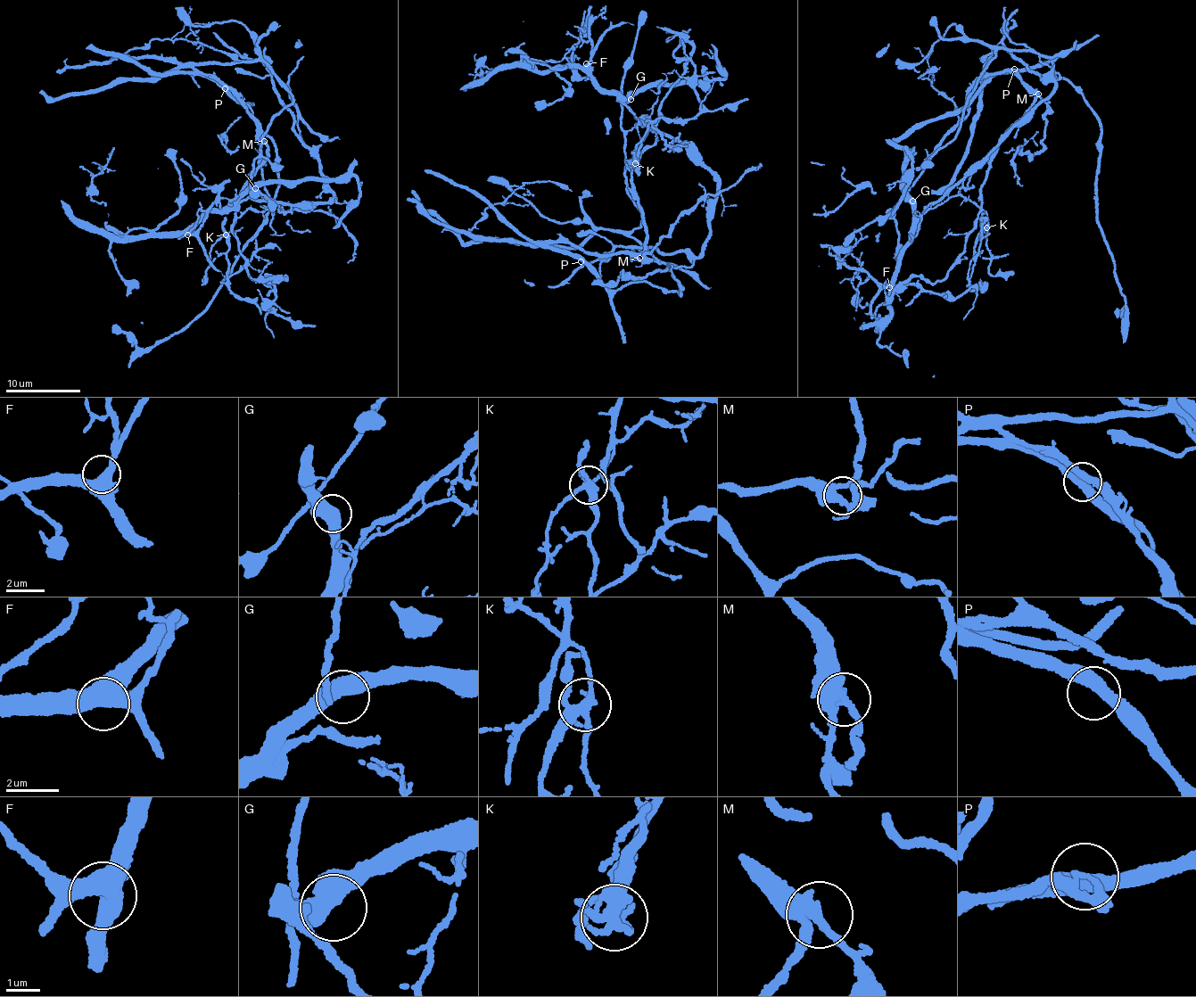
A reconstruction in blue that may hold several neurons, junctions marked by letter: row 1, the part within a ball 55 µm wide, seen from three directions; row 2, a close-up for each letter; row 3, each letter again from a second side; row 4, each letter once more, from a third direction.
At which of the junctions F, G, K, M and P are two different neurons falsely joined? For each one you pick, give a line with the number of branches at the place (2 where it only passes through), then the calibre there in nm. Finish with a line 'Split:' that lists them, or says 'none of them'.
K: 4 branches meet; 340 nm thick
Split: K

